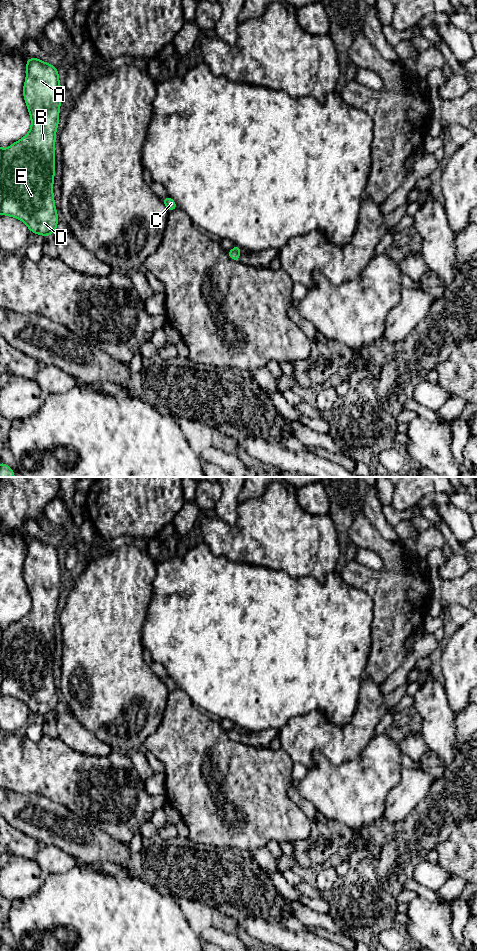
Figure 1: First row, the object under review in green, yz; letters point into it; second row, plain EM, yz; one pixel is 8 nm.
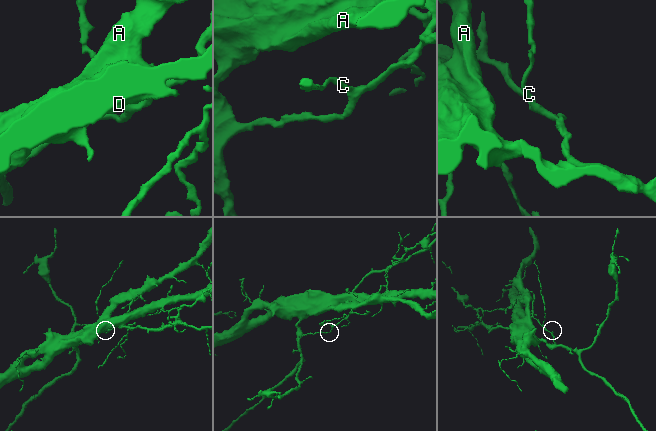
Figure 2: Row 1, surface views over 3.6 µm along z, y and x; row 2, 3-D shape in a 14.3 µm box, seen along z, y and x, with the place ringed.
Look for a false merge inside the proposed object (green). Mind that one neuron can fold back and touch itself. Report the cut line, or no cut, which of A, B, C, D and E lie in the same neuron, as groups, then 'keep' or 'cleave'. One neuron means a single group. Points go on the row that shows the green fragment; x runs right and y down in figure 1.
cut in yz along (3, 150), (1, 158), (2, 203), (0, 212); A B D E / C; cleave

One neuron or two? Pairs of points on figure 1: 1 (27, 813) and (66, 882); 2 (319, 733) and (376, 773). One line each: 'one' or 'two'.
1: two
2: two

